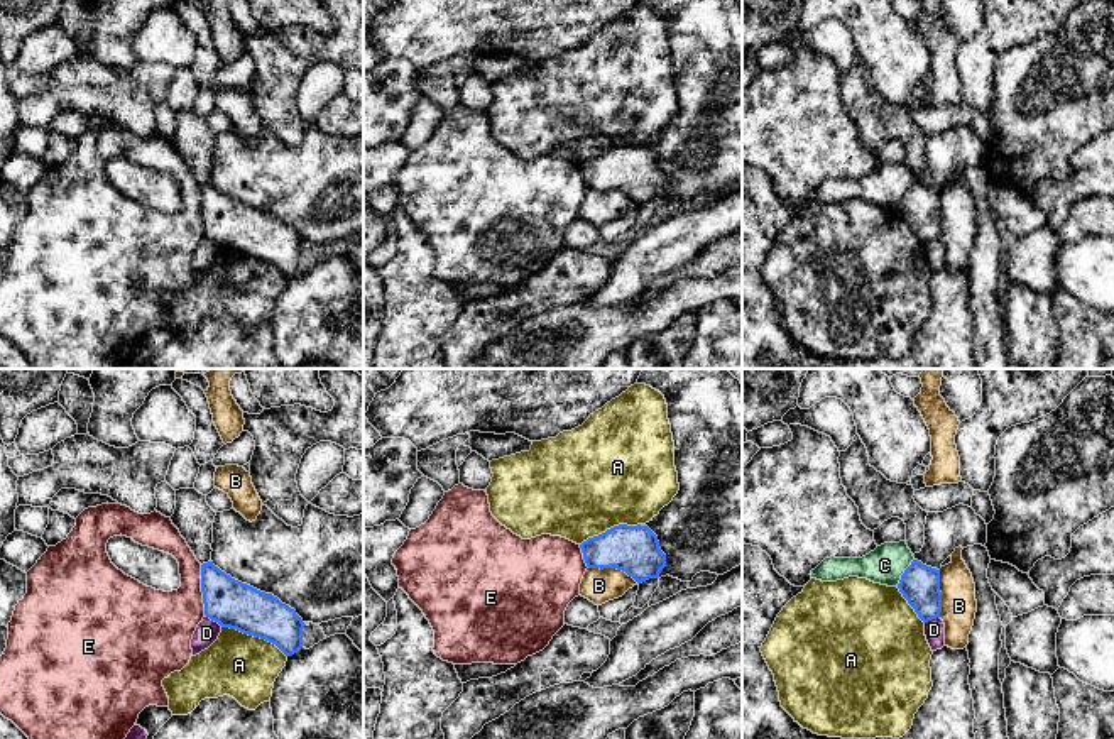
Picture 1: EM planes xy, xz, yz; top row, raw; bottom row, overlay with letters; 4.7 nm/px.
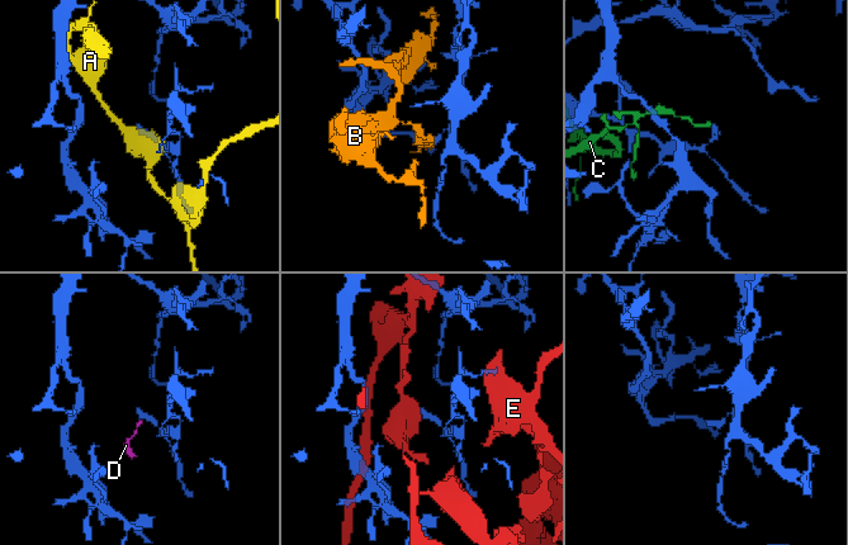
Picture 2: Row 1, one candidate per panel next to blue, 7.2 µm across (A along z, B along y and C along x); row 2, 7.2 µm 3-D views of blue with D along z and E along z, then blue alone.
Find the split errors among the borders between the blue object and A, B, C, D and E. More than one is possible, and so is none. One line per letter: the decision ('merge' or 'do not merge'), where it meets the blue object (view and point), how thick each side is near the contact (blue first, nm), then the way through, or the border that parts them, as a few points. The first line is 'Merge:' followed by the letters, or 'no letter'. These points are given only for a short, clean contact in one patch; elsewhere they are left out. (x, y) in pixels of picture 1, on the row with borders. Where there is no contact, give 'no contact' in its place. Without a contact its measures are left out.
Merge: no letter
A: do not merge; contact xy (254, 636); calibres 220 and 300 nm
B: do not merge; contact xz (614, 567); calibres 220 and 160 nm; border xz (589, 567), (621, 569), (638, 584)
C: do not merge; contact yz (905, 572); calibres 190 and 180 nm
D: do not merge; contact xy (213, 619); calibres 220 and 110 nm; border xy (205, 614), (222, 626)
E: do not merge; contact xy (202, 591); calibres 220 and 320 nm

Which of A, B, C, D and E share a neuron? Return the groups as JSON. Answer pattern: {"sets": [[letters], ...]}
{"sets": [["A"], ["B"], ["C"], ["D"], ["E"]]}

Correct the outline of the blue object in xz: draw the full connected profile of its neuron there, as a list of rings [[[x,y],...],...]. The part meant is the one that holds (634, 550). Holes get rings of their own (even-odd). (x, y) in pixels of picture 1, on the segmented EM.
[[[619,524],[580,545],[588,568],[617,568],[637,583],[659,578],[666,555],[647,526]]]

